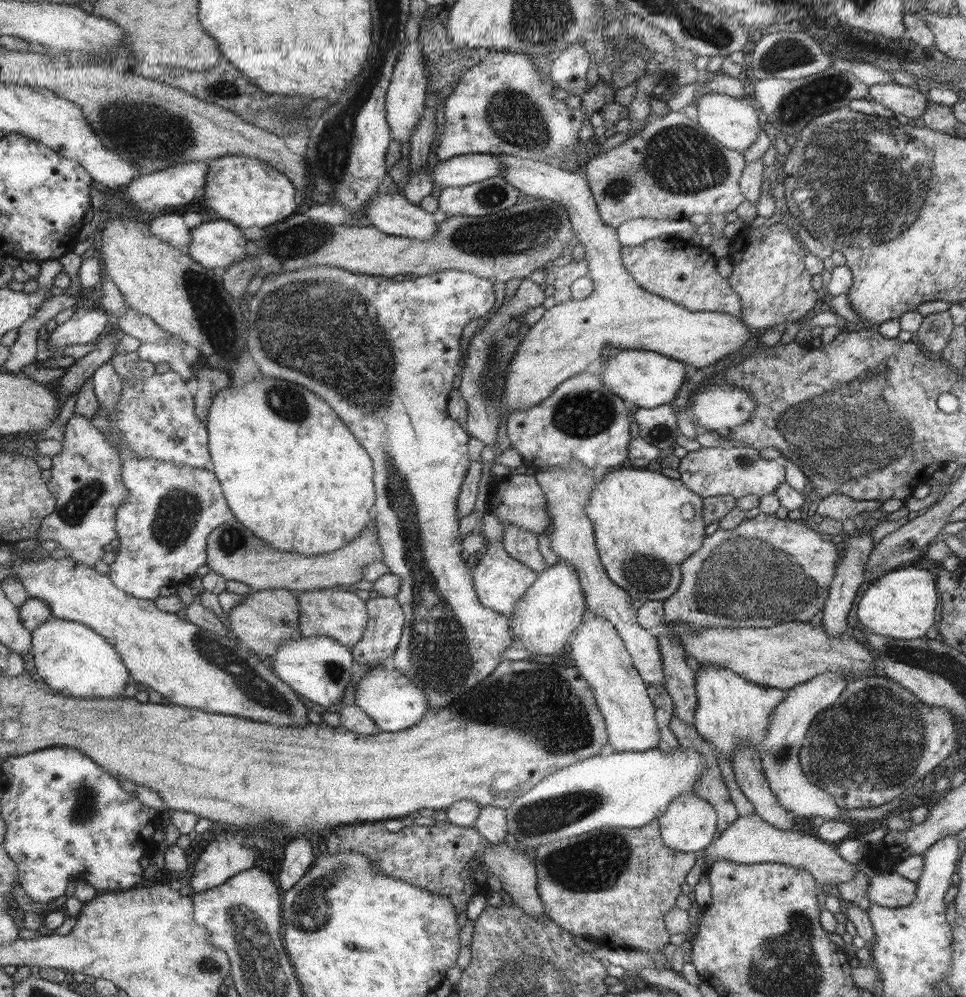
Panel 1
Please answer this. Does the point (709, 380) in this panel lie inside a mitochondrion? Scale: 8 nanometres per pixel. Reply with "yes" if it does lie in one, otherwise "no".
no

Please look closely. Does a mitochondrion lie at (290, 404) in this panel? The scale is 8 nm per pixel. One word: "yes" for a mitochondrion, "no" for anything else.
yes

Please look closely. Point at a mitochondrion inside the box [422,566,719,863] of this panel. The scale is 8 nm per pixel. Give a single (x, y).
(569, 728)

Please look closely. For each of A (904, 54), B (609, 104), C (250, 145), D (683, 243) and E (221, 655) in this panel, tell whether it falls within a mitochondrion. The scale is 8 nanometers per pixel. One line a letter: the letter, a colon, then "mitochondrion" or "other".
A: other
B: other
C: other
D: other
E: mitochondrion

